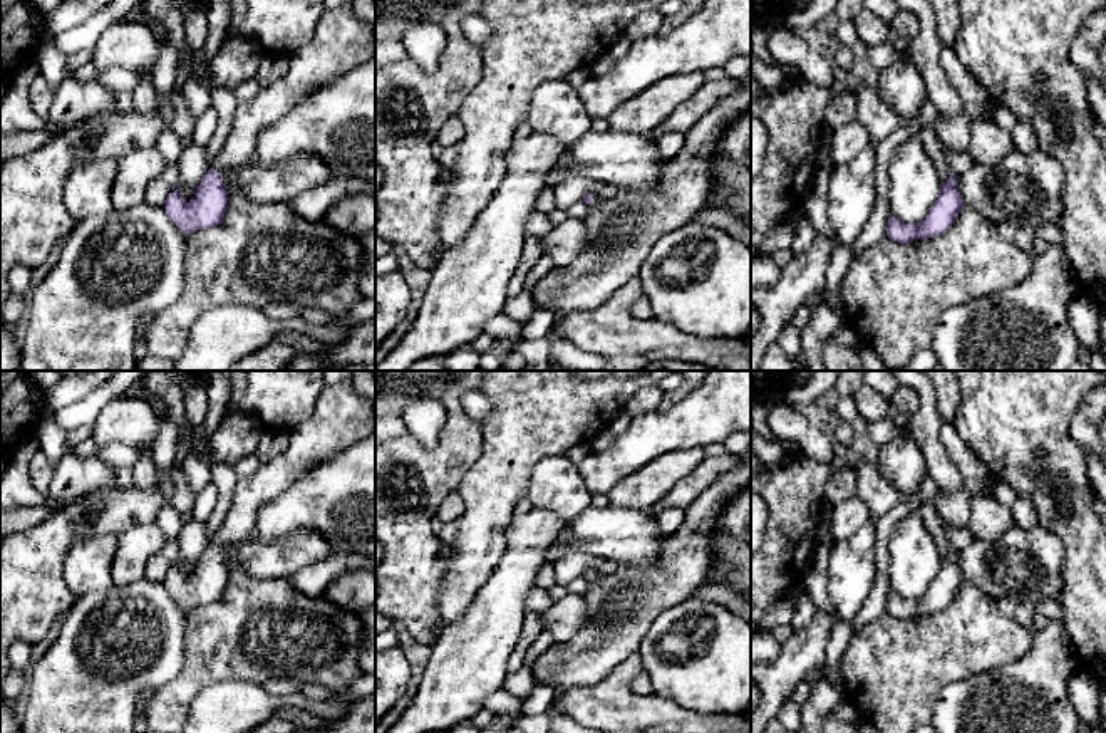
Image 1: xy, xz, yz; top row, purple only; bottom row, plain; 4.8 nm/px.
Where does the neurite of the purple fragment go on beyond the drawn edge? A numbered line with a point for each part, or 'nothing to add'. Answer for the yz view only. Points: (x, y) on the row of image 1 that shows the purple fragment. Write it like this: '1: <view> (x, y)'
1: yz (957, 161)

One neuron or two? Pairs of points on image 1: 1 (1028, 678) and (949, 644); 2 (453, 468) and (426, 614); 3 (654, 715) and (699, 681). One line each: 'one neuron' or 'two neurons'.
1: two neurons
2: one neuron
3: two neurons

